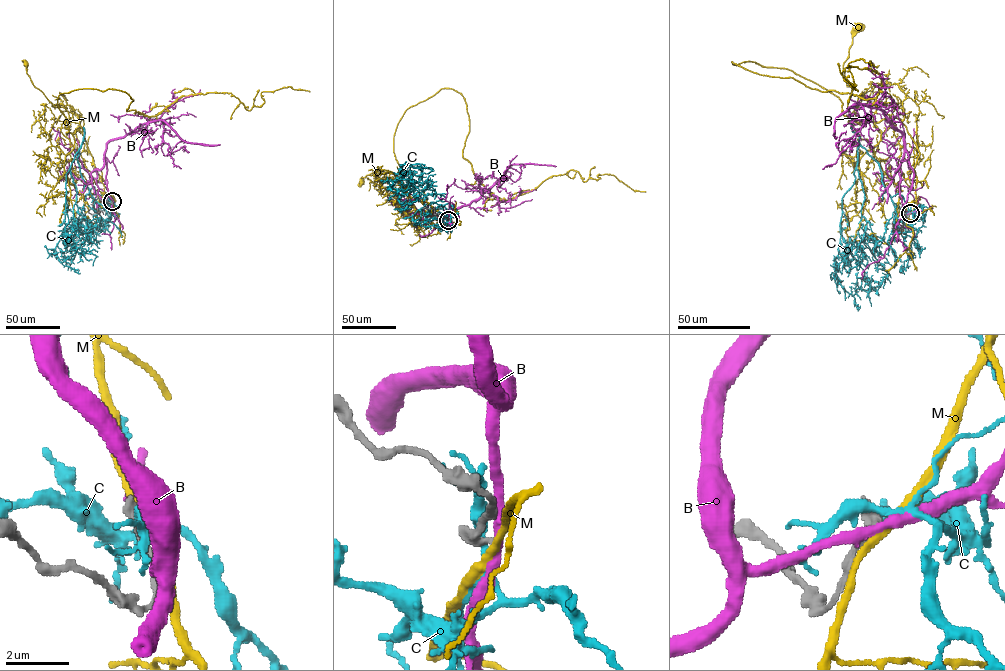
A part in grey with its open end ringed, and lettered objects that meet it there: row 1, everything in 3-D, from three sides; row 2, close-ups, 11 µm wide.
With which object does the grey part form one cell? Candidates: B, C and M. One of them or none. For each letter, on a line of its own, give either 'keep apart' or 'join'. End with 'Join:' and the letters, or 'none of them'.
B: keep apart
C: keep apart
M: keep apart
Join: none of them

